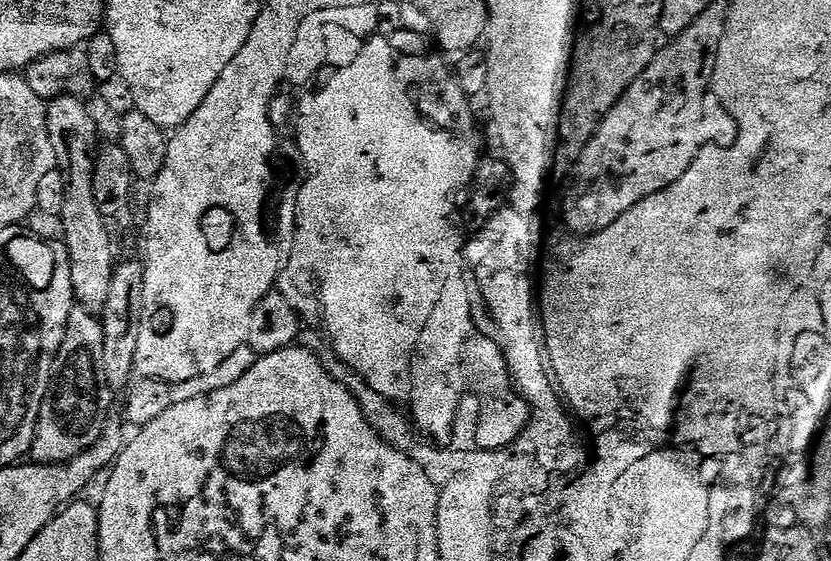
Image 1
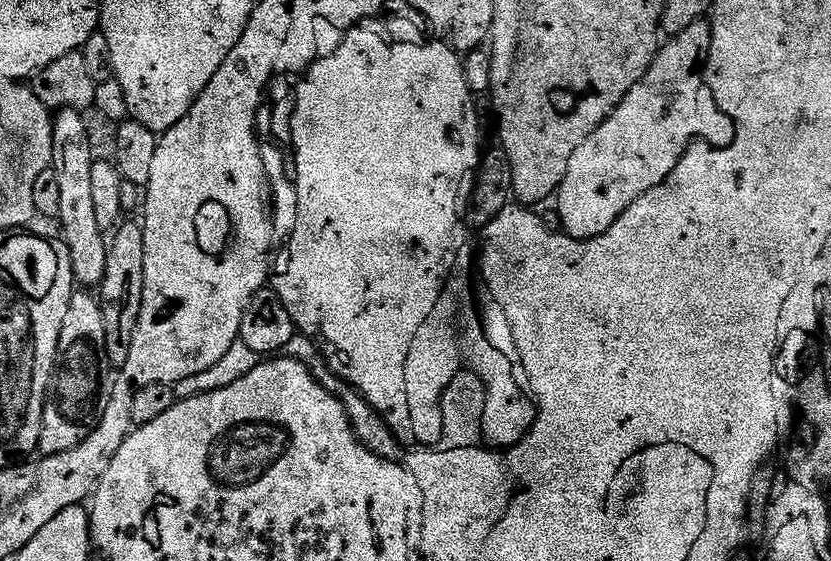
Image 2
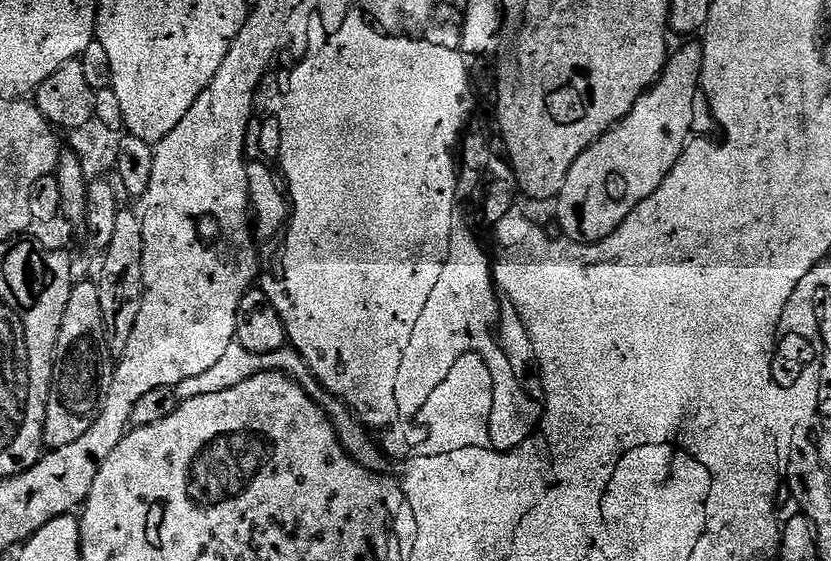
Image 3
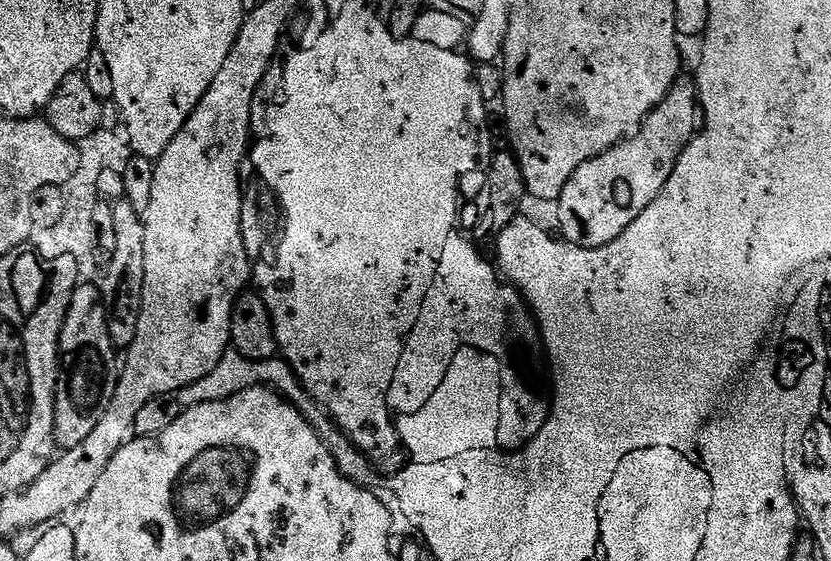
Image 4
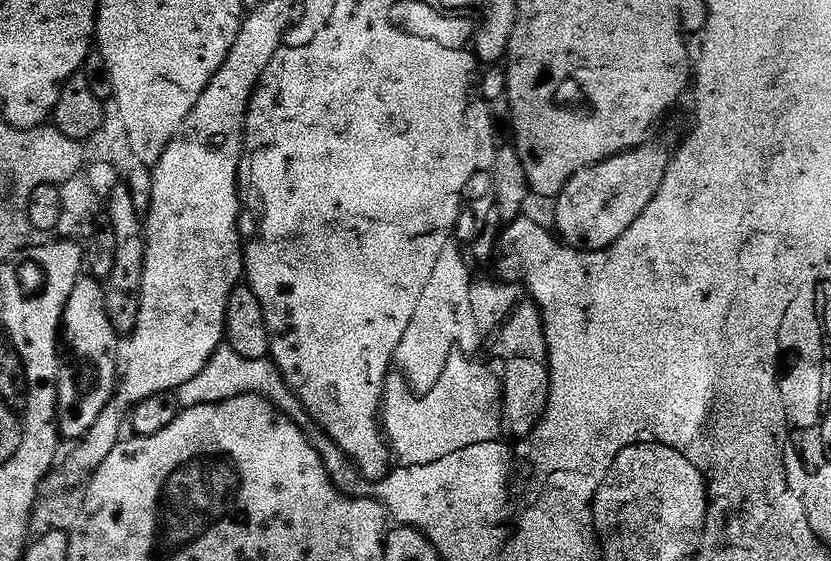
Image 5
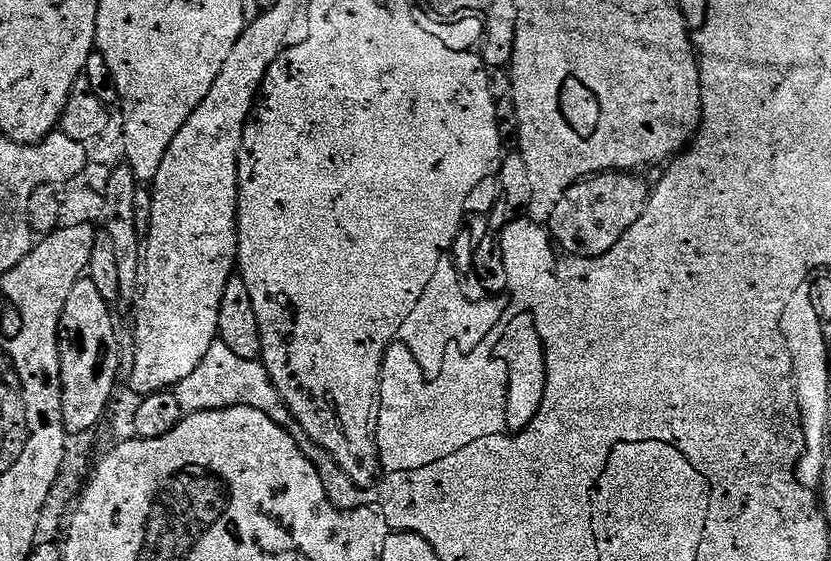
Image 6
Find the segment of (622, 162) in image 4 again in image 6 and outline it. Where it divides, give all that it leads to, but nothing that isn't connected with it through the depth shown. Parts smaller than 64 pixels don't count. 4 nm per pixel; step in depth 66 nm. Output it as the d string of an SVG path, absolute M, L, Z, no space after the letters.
M601 172L567 188L551 205L552 217L546 221L559 251L569 256L601 256L612 249L618 238L638 222L648 203L650 188L640 178L626 172Z

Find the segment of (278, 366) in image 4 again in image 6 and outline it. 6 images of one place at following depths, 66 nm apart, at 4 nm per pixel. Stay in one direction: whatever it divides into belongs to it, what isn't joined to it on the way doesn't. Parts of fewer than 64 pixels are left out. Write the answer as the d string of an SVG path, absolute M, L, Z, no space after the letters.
M216 339L206 350L206 358L198 362L198 367L194 374L182 378L174 389L178 398L178 406L182 406L185 414L189 412L205 412L206 410L222 410L223 408L233 408L241 404L250 406L254 410L260 410L262 414L275 417L276 404L281 403L280 395L276 393L272 379L268 377L268 371L260 360L247 360L238 358L228 347Z

